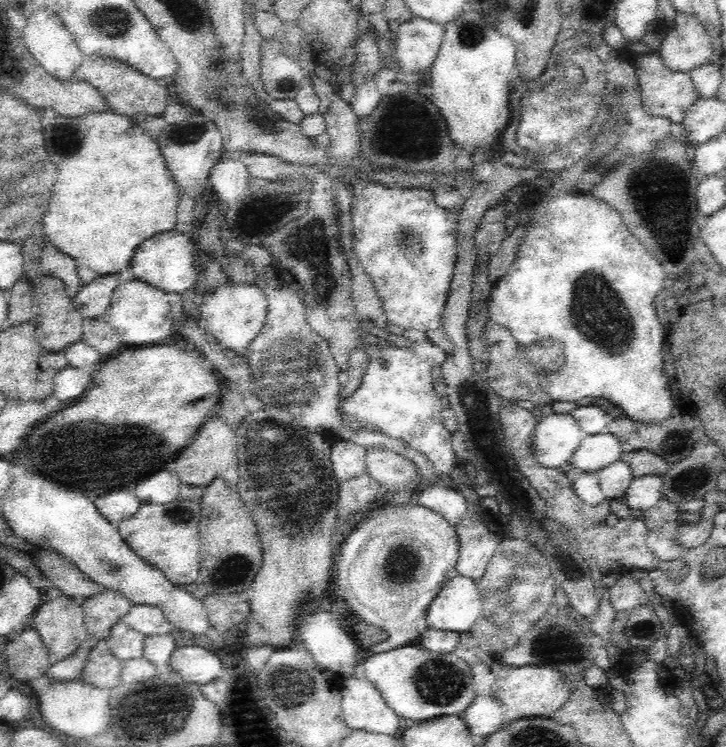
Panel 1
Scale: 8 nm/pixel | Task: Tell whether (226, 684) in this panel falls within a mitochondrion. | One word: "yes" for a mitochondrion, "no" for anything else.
no

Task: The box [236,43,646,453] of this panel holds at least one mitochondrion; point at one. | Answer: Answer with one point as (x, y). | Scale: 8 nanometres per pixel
(596, 310)

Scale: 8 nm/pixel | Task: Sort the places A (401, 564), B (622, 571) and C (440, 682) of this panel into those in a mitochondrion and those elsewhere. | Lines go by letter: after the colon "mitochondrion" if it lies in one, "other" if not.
A: mitochondrion
B: other
C: mitochondrion

